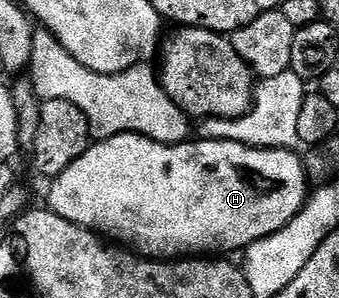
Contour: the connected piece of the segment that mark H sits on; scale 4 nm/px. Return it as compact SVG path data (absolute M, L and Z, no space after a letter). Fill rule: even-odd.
M114 135L111 139L95 142L80 158L72 161L72 165L68 165L68 169L64 169L64 173L53 176L51 183L54 184L50 187L49 210L64 217L64 221L72 221L76 225L86 227L95 235L105 237L115 244L125 245L129 250L145 258L174 261L179 257L202 257L207 253L218 257L223 253L230 253L226 251L239 250L238 252L241 252L256 241L284 229L284 225L288 225L288 221L292 221L292 217L296 217L296 213L300 213L300 209L305 205L308 198L308 184L301 154L281 147L246 147L243 143L233 143L223 139L199 138L198 143L194 142L157 143L142 135Z

